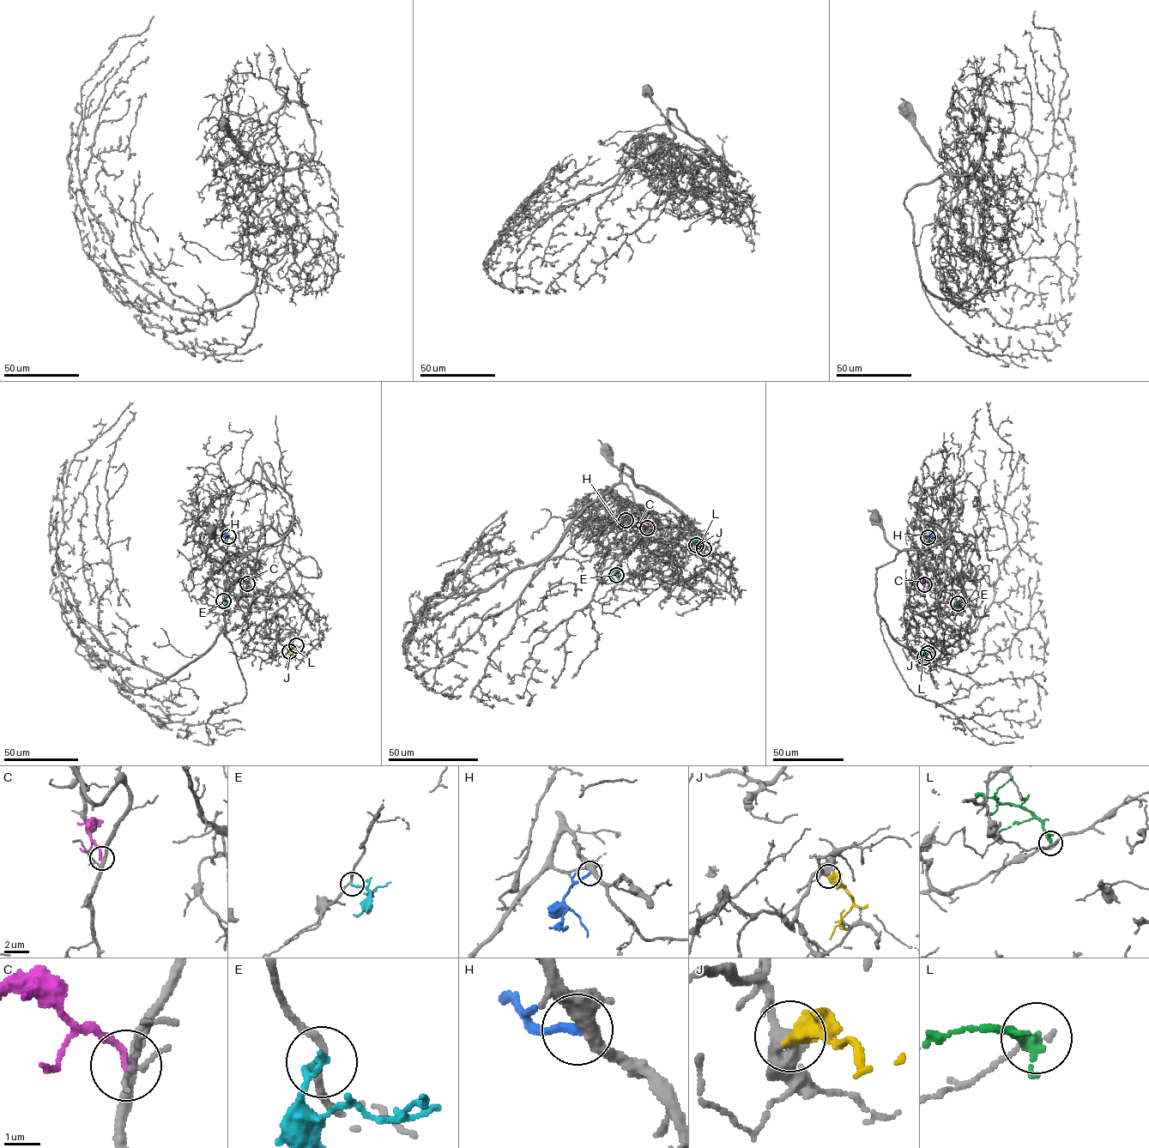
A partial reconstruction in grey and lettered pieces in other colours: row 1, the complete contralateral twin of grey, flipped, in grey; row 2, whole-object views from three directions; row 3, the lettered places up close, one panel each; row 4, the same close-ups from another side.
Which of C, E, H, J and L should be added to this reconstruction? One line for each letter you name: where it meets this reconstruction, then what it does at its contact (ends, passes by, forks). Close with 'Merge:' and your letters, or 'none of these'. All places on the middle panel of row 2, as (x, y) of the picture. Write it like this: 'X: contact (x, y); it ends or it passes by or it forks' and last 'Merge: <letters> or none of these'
Merge: none of these

